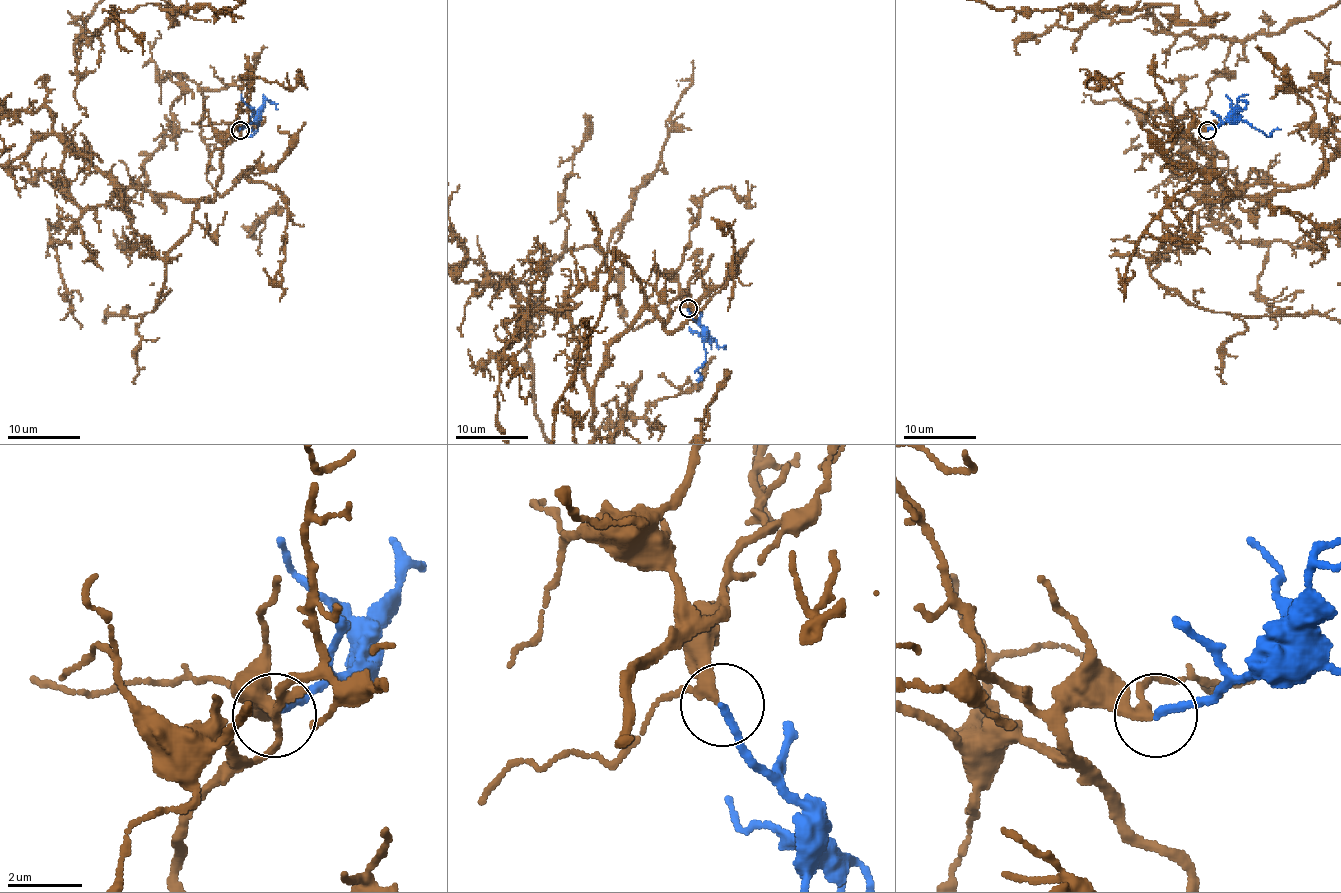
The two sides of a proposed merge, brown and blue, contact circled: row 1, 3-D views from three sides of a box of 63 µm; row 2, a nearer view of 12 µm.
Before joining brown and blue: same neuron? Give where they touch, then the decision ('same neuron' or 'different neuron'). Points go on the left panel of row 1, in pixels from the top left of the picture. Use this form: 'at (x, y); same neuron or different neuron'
at (240, 130); same neuron

